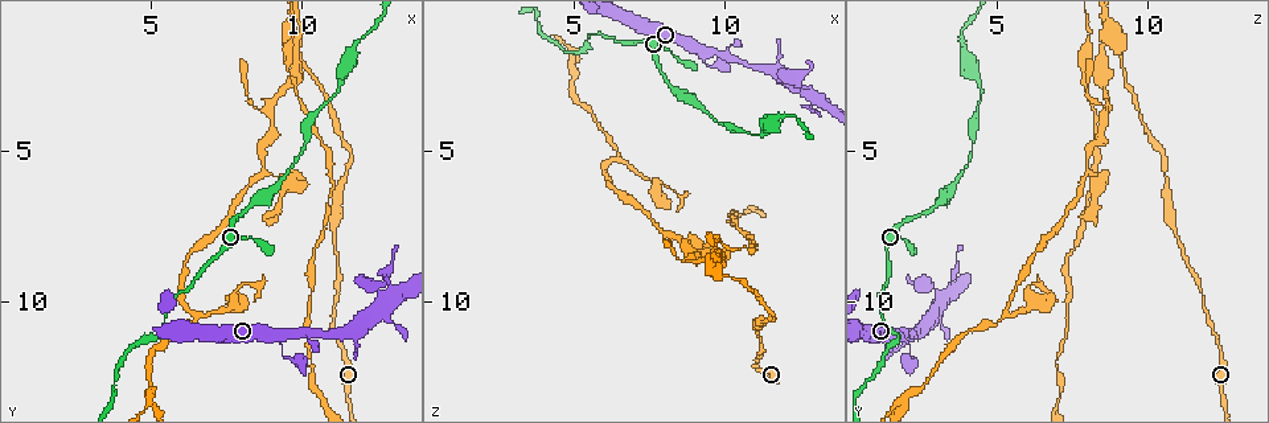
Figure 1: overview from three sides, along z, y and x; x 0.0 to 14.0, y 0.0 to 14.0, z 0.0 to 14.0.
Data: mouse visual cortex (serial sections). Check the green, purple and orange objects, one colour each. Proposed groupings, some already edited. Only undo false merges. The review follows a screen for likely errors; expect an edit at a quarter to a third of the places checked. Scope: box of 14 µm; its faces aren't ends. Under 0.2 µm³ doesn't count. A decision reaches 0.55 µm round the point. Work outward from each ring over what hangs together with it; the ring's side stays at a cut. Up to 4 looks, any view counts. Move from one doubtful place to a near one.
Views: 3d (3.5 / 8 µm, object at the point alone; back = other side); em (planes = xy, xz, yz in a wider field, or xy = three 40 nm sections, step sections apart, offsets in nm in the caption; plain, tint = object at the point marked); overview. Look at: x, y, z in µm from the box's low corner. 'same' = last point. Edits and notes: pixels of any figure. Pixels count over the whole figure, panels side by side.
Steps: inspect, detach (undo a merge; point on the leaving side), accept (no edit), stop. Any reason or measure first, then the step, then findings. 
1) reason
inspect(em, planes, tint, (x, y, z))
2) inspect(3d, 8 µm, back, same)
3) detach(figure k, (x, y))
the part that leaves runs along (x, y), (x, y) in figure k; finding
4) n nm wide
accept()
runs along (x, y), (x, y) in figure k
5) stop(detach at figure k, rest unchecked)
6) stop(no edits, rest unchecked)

sharp bend
inspect(em, xy, step 2, tint, (5.3, 11.2, 1.7))

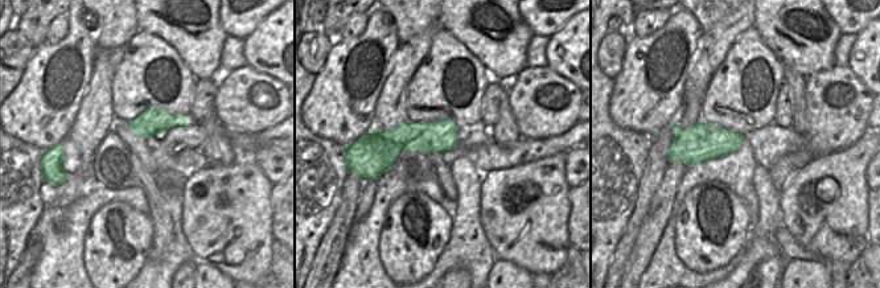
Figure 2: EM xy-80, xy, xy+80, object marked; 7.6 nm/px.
wider look
inspect(3d, 3.5 µm, same)

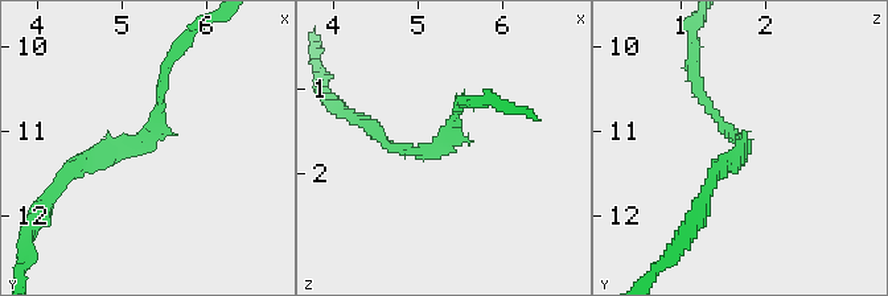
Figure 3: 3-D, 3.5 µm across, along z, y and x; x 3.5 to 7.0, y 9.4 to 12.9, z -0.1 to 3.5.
240 nm wide
accept()
runs along (164, 72), (152, 136), (70, 172) in figure 3; one cell here

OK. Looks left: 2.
thick turns thin
inspect(3d, 8 µm, (10.1, 4.8, 4.2))

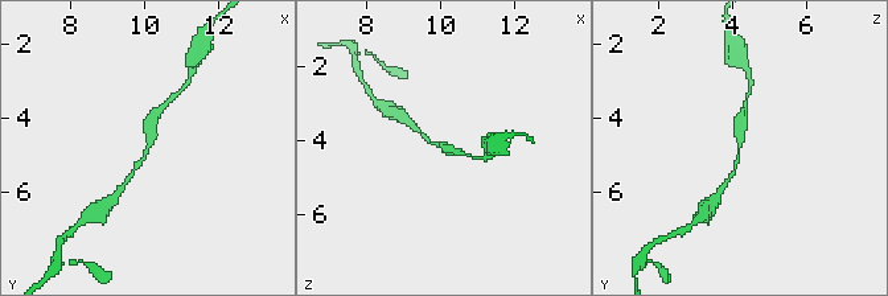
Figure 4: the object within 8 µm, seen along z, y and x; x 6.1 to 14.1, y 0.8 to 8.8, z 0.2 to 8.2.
arms of 150, 300 nm
inspect(em, planes, tint, (10.1, 4.9, 4.2))

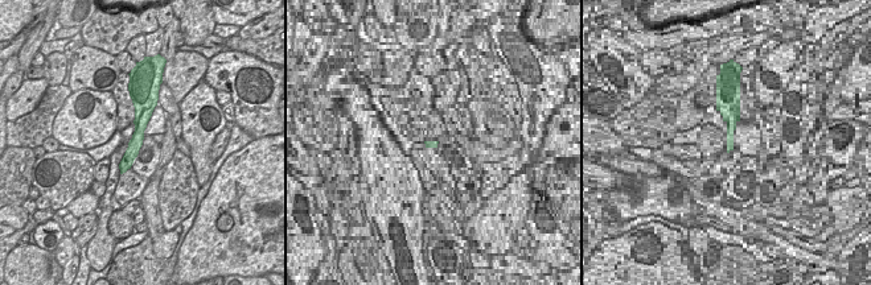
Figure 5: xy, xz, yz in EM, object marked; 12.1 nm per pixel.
accept()
runs along (128, 179), (149, 147), (159, 112) in figure 4; one cell here

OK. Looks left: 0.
stop(no edits, rest unchecked)

